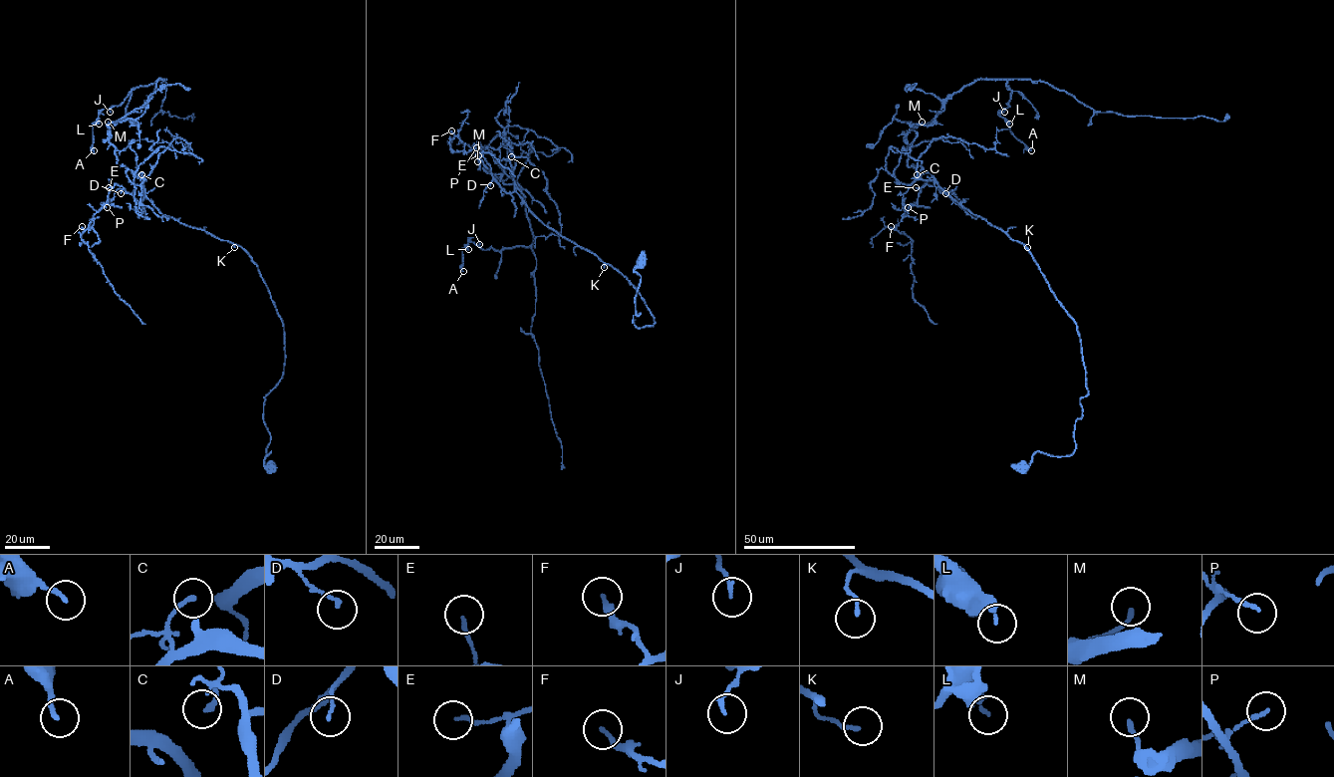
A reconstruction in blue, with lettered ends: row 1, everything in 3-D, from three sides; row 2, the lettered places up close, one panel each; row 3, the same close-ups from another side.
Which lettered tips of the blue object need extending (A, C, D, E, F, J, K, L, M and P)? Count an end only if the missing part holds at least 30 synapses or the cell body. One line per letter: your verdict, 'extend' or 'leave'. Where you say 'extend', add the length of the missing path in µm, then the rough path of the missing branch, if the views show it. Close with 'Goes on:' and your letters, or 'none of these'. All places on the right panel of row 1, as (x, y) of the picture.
A: leave
C: leave
D: leave
E: leave
F: leave
J: leave
K: leave
L: leave
M: leave
P: leave
Goes on: none of these

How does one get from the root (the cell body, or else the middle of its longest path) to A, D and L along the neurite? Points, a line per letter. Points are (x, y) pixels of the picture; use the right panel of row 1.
A: (1022, 467), (1075, 448), (1076, 323), (1023, 244), (908, 165), (907, 136), (1006, 80), (999, 115), (1031, 150)
D: (1022, 467), (1036, 452), (1066, 456), (1075, 448), (1088, 392), (1079, 334), (1024, 245), (945, 193)
L: (1022, 467), (1075, 448), (1076, 323), (1023, 244), (908, 165), (907, 140), (979, 79), (1007, 80), (1009, 124)

